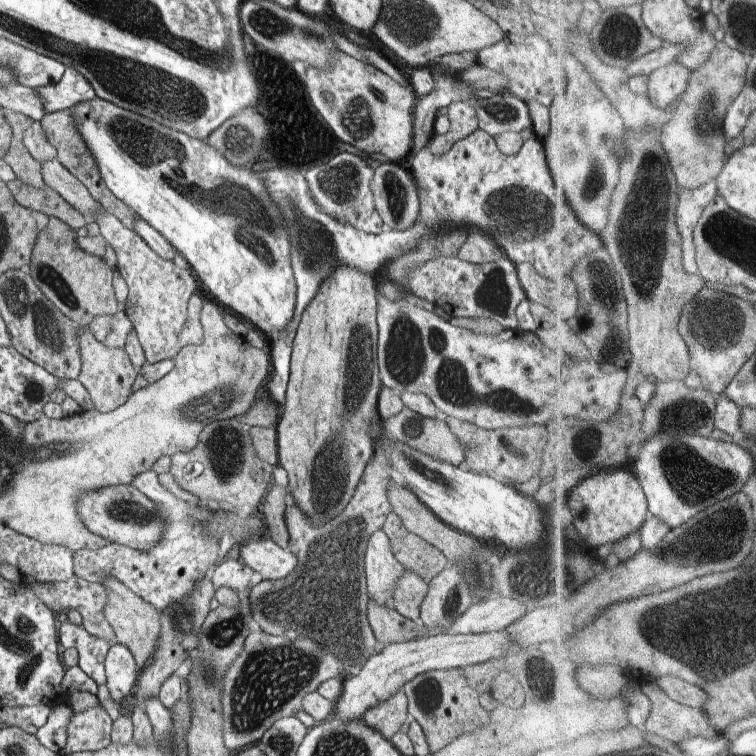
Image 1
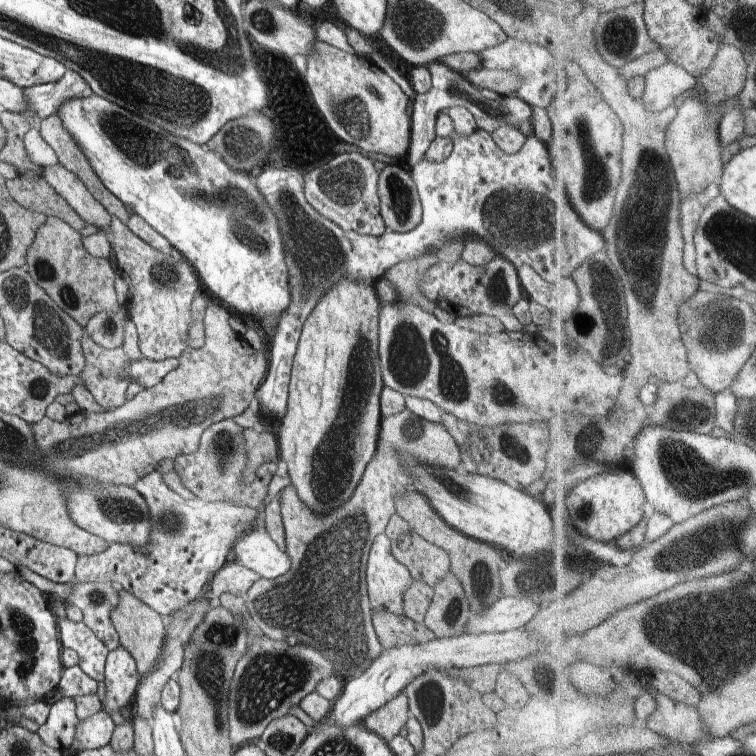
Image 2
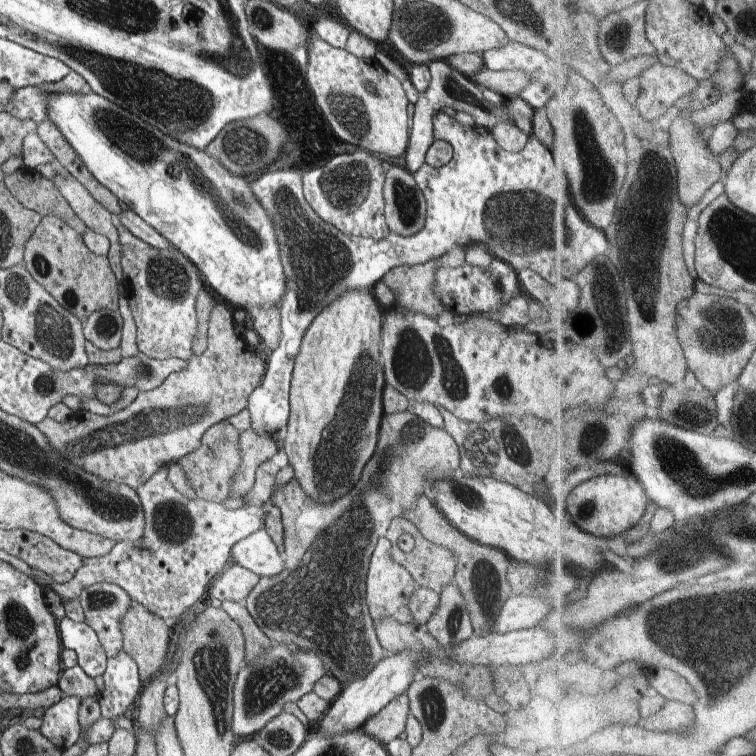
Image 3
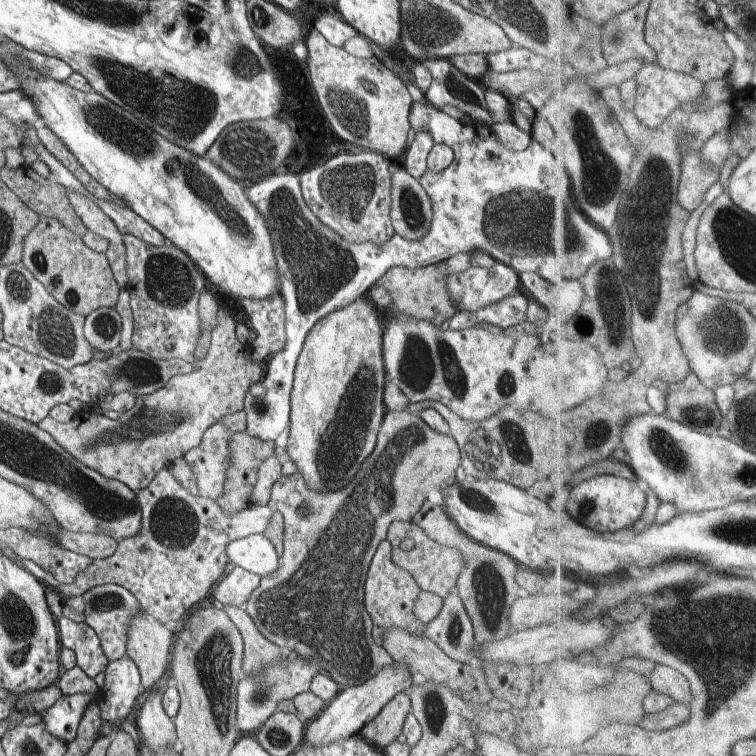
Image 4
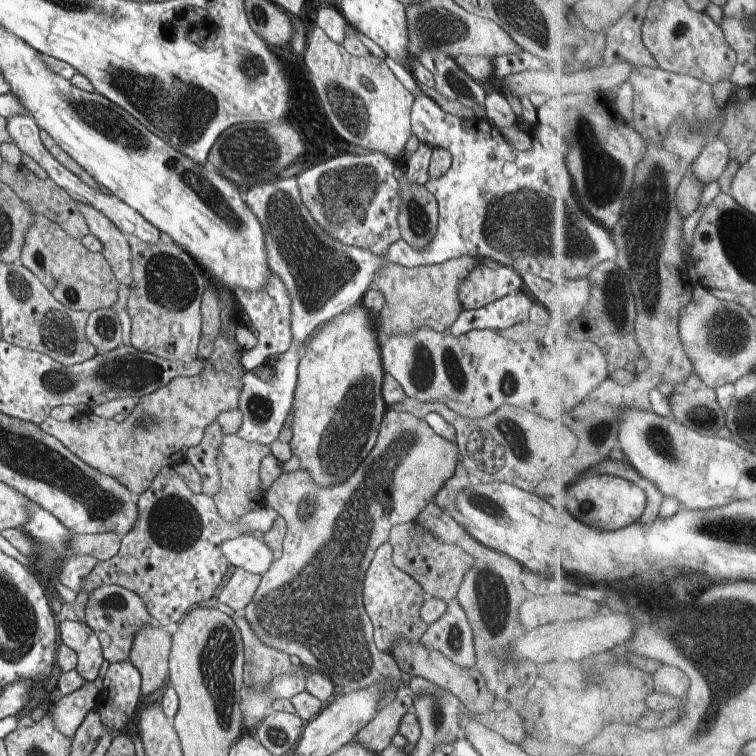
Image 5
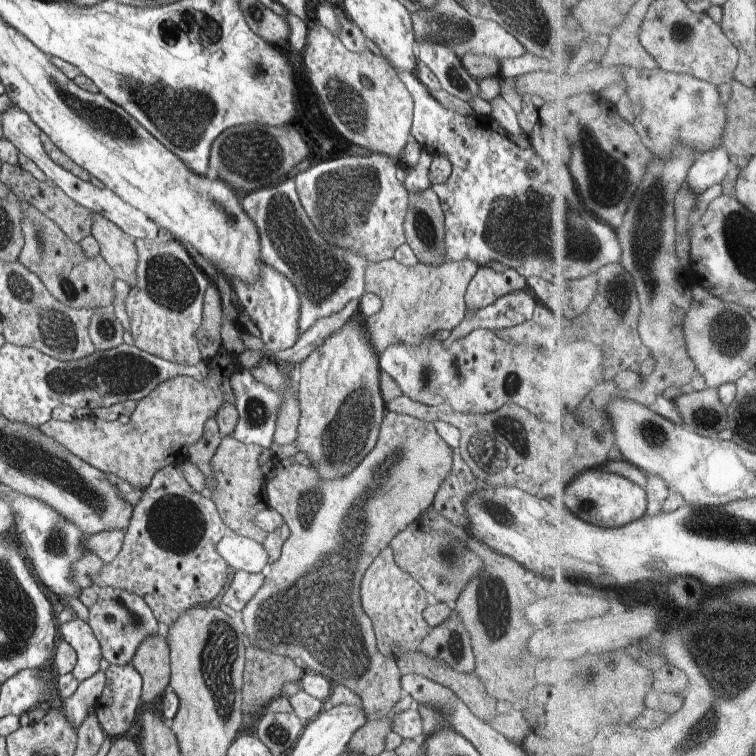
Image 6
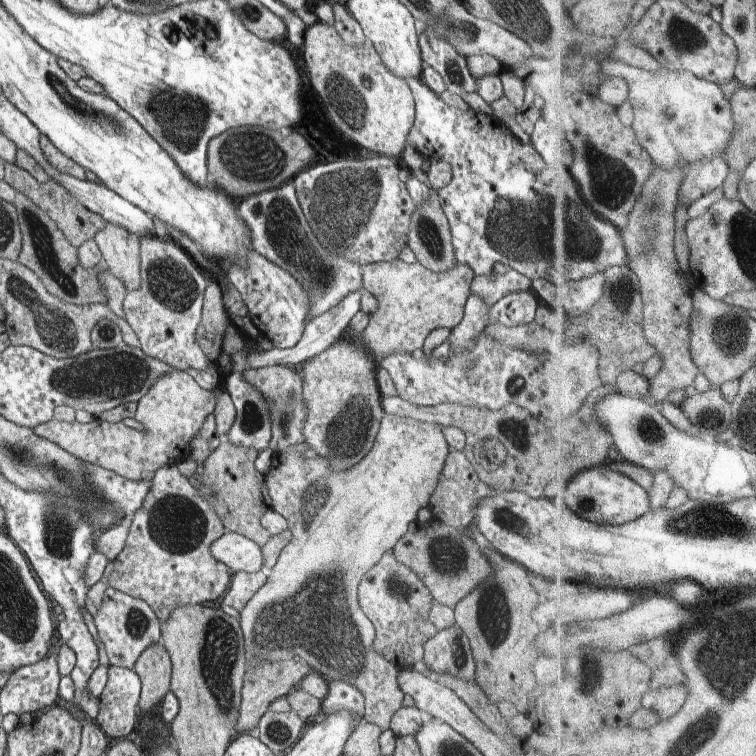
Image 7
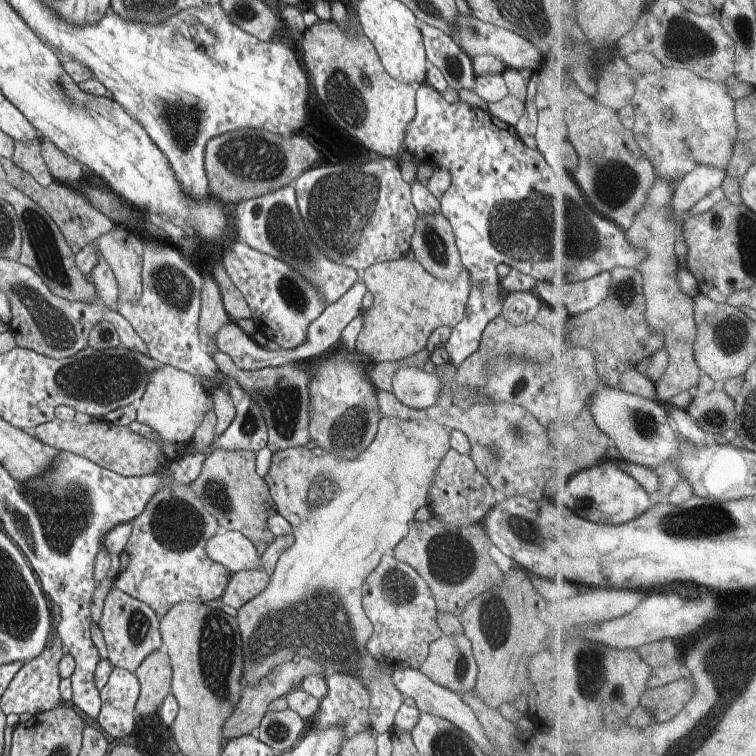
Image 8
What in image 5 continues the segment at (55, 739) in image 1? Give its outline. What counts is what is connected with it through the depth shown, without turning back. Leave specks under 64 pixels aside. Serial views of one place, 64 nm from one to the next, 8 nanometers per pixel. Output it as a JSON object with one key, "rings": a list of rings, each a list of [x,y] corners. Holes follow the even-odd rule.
{"rings":[[[96,678],[92,682],[84,682],[82,688],[78,688],[72,694],[55,698],[54,703],[48,711],[56,724],[56,728],[72,738],[76,729],[82,724],[89,710],[95,708],[96,697],[102,690],[102,678]]]}

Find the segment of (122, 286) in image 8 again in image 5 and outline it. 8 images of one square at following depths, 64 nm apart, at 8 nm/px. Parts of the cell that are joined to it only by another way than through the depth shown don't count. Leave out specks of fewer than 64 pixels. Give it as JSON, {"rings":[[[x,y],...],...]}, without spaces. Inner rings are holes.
{"rings":[[[78,203],[78,208],[88,224],[89,233],[102,242],[102,254],[110,264],[117,281],[130,286],[132,276],[132,252],[128,242],[128,236],[101,212],[88,206]]]}

